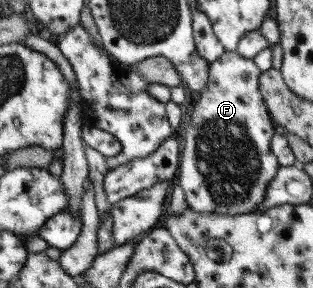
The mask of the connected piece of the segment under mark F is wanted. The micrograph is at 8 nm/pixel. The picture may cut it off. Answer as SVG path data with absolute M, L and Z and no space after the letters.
M224 51L217 60L208 63L207 84L191 110L178 160L177 182L183 190L186 207L195 213L228 216L253 213L275 176L279 166L276 156L270 151L270 140L277 128L258 89L260 73L252 59L243 58L235 51Z

